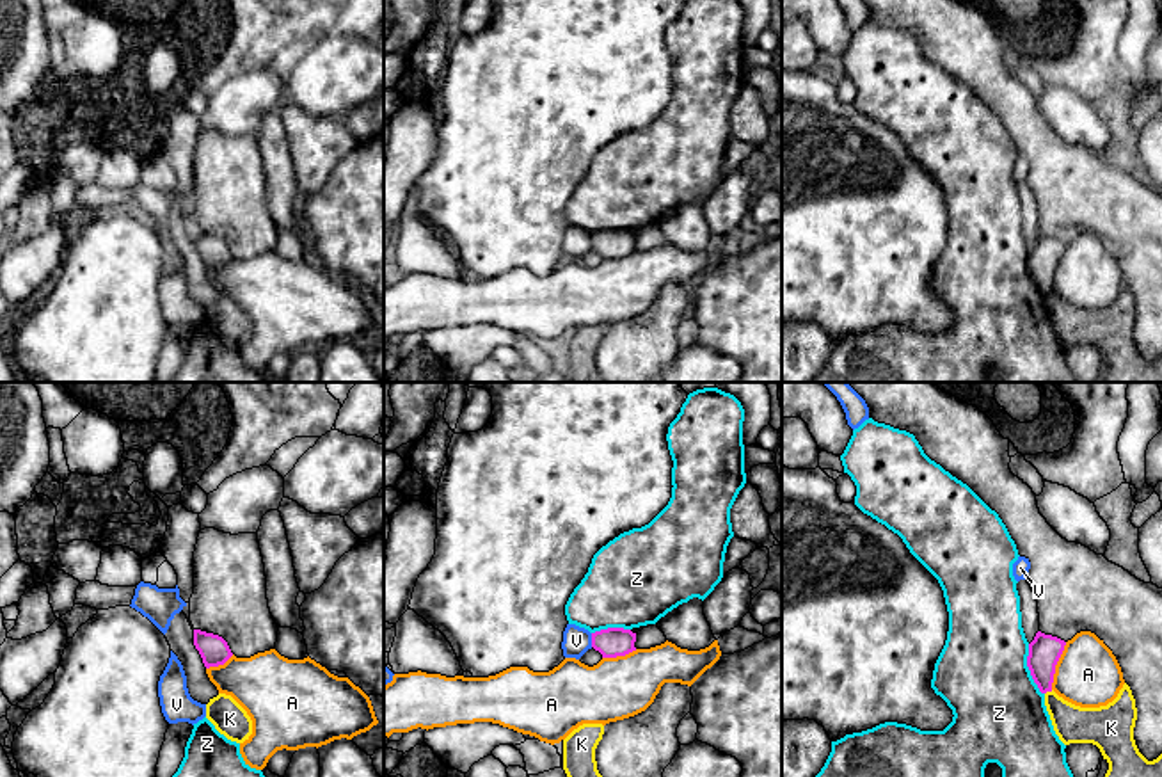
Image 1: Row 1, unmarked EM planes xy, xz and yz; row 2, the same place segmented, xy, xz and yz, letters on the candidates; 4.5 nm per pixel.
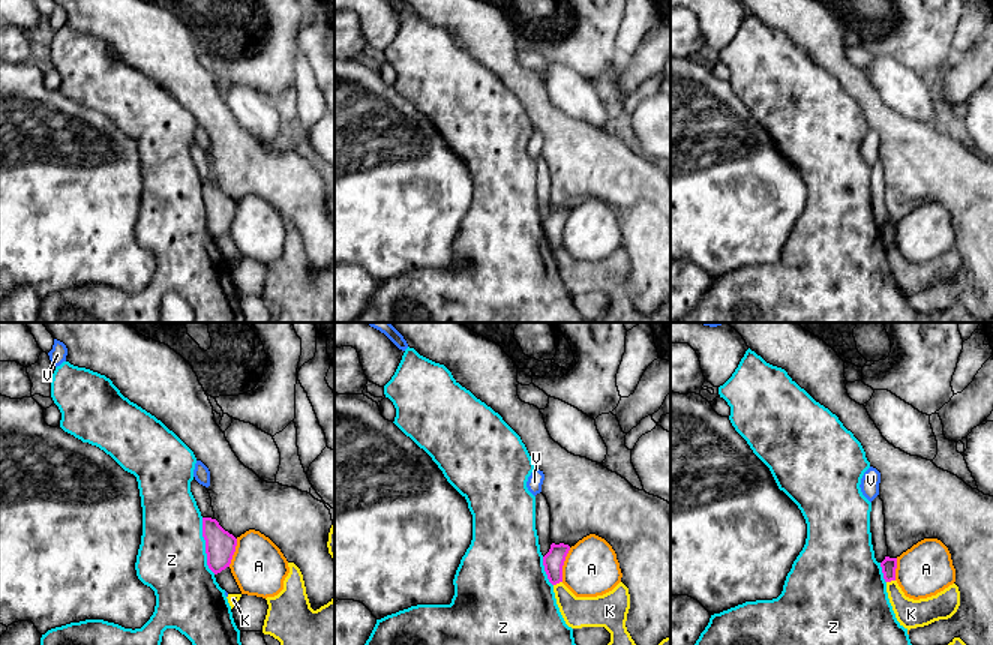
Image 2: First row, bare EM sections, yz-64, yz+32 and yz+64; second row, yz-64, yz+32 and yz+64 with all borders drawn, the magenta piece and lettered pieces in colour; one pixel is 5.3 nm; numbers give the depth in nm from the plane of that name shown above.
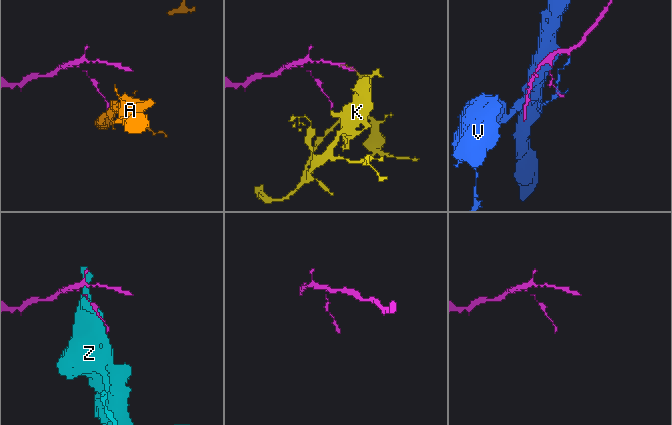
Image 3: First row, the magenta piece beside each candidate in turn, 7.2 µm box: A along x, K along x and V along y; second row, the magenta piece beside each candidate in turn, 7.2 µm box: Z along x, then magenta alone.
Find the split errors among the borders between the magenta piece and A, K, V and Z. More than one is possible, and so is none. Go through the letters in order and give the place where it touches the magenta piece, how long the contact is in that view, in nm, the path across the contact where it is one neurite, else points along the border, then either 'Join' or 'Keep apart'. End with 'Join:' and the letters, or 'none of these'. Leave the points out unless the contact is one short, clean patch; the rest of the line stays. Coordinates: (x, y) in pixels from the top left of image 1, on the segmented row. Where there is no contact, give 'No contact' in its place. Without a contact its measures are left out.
A: Touches magenta at yz (1056, 664). Shared border 220 nm. Boundary: yz (1066, 642), (1050, 688). Keep apart
K: Touches magenta at yz (1049, 690). Shared border 40 nm. Boundary: yz (1052, 690), (1045, 694). Keep apart
V: Touches magenta at xz (592, 640). Shared border 60 nm. Keep apart
Z: Touches magenta at yz (1029, 669). Shared border 240 nm. Keep apart
Join: none of these

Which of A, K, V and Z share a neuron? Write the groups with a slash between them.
A / K / V / Z

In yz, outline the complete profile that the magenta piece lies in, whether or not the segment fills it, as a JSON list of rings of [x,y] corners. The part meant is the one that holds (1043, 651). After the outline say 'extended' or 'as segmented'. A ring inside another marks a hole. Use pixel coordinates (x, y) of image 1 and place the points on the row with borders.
[[[1038,631],[1034,640],[1029,644],[1027,667],[1041,693],[1052,692],[1055,665],[1064,645],[1064,640],[1041,631]]]; as segmented

